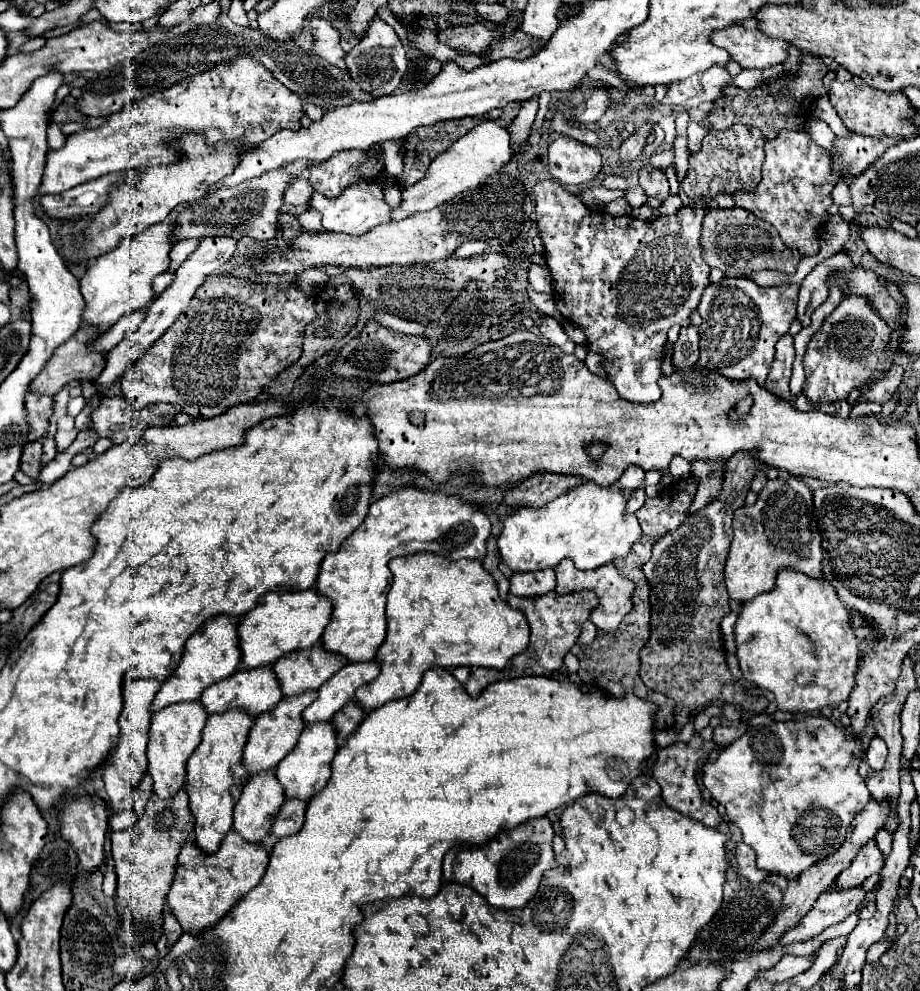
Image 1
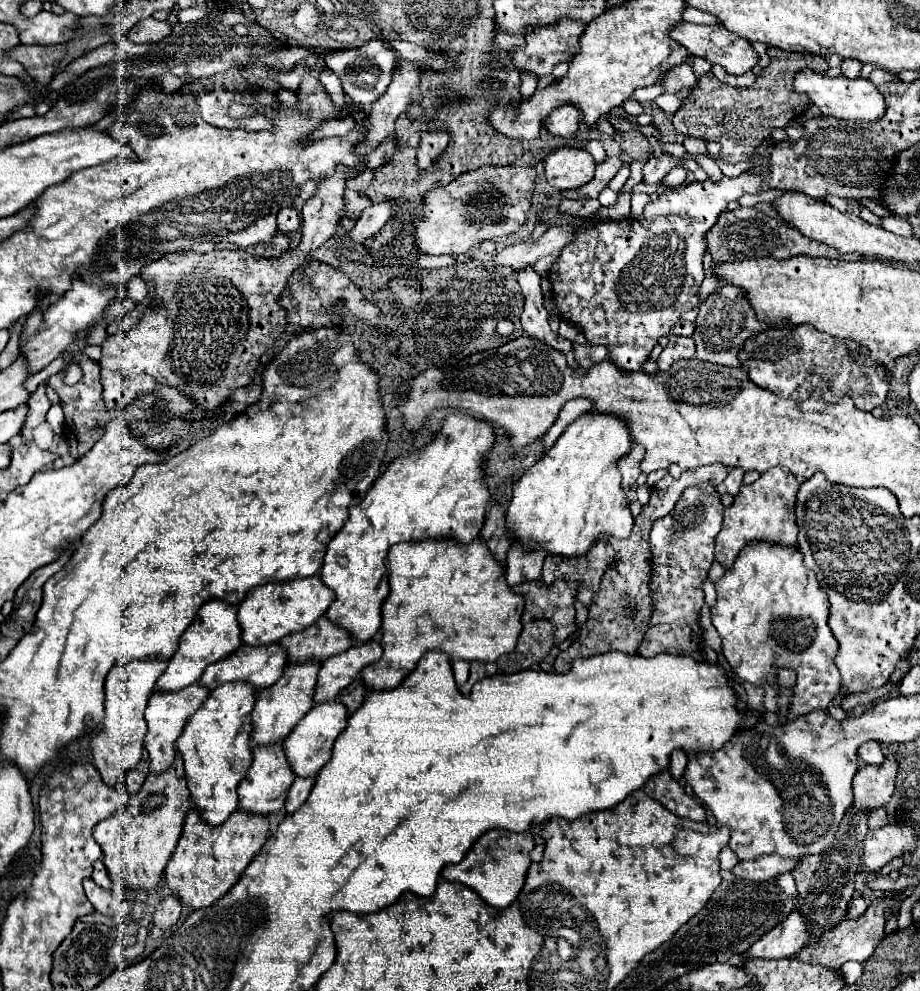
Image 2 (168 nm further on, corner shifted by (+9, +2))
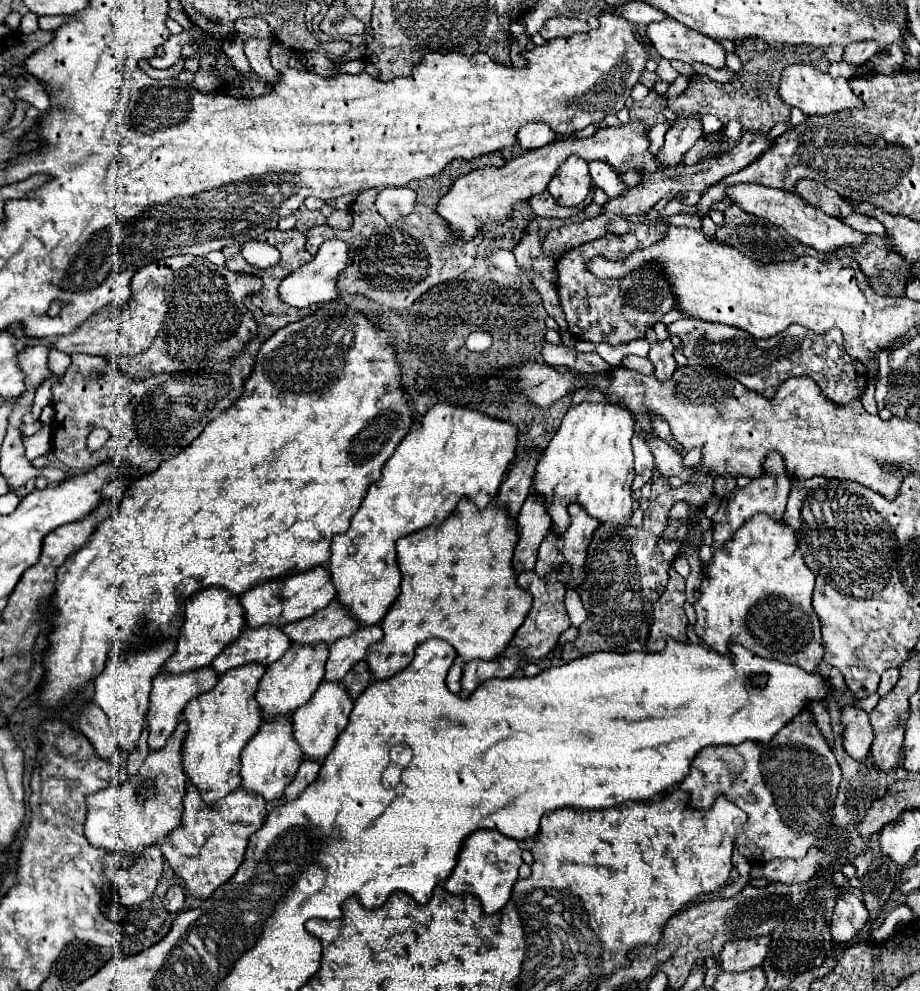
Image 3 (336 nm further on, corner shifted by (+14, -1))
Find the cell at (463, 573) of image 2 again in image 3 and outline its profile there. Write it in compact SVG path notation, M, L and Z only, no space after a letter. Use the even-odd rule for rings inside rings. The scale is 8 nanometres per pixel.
M461 503L461 507L457 507L457 515L451 515L445 523L441 523L439 527L427 527L427 529L421 529L409 537L401 537L397 541L397 565L399 565L399 571L401 571L401 593L399 597L393 601L393 605L389 607L387 615L383 617L381 621L381 629L385 633L385 637L381 639L381 643L375 643L371 649L369 649L369 655L367 655L367 665L373 673L375 679L389 679L389 677L395 677L397 673L401 673L401 669L405 669L411 659L415 657L415 647L421 645L423 641L427 639L445 639L455 651L457 655L467 663L467 661L473 661L473 659L483 659L483 661L491 661L495 659L499 653L505 651L505 647L509 645L509 641L513 639L515 631L521 627L521 623L525 621L529 609L531 609L531 595L523 589L517 587L517 575L511 567L511 557L513 557L513 547L517 543L517 525L515 521L509 521L507 517L507 511L505 509L499 509L495 505L489 505L485 511L477 511L477 507L473 507L473 503Z

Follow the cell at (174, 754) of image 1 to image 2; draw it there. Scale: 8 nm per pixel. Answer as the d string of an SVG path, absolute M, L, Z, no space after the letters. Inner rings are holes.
M190 684L188 688L182 688L178 692L154 692L148 700L148 708L146 708L146 722L148 722L148 734L144 738L144 746L148 750L150 756L150 770L152 772L164 772L166 768L170 768L172 760L174 760L174 744L186 724L186 720L202 706L202 702L206 700L210 692L206 692L206 688L202 688L202 684Z

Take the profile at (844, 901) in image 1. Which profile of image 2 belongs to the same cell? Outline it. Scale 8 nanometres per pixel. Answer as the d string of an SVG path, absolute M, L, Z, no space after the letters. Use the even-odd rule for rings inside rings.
M794 910L782 924L766 932L762 940L754 942L748 952L744 952L746 960L754 958L764 958L764 960L780 960L780 958L790 958L802 948L802 944L808 940L808 928L806 920Z

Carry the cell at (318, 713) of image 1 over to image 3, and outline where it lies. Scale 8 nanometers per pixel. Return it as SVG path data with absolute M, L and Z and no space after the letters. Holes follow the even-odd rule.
M361 625L349 639L339 639L337 643L333 643L333 647L329 647L323 681L341 681L355 663L367 657L369 647L381 639L383 631L379 625Z

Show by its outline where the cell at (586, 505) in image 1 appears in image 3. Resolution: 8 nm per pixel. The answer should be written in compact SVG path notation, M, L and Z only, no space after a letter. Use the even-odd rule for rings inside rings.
M579 403L569 407L559 431L545 447L537 461L531 489L545 505L551 517L551 531L561 535L569 527L567 507L577 501L583 509L601 523L627 527L633 511L631 481L633 451L631 437L635 435L635 419L621 405L613 403Z

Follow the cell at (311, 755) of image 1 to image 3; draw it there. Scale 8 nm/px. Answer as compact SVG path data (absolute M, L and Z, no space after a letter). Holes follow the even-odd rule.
M325 681L321 683L311 703L301 707L301 711L293 715L293 737L303 751L303 759L321 761L333 751L337 737L347 727L351 709L353 709L353 699L349 699L349 693L339 683L325 683Z

